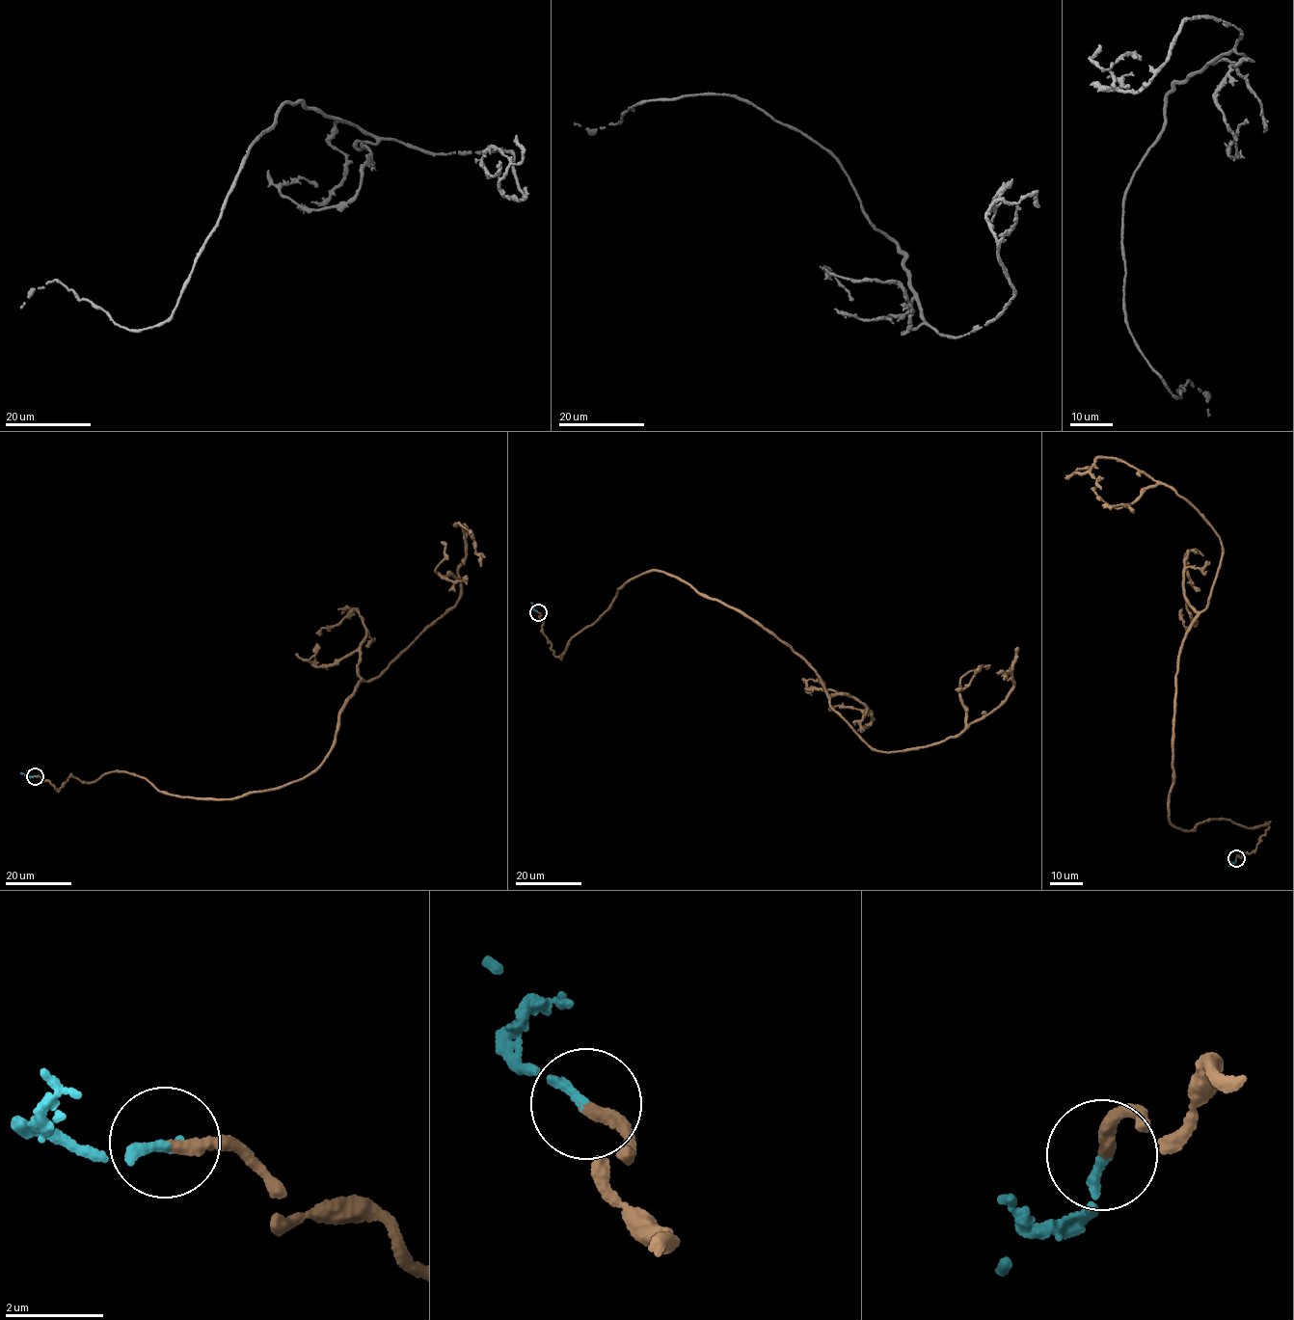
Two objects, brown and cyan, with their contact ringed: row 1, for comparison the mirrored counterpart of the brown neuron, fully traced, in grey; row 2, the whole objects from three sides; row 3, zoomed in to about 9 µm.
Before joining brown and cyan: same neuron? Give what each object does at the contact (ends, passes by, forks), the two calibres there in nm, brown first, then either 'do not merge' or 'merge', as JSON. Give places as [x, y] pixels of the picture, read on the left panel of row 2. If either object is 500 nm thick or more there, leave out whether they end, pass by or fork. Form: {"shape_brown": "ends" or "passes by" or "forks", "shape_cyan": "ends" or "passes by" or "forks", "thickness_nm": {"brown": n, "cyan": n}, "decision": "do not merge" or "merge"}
{"shape_brown": "ends", "shape_cyan": "ends", "thickness_nm": {"brown": 240, "cyan": 200}, "decision": "merge"}

